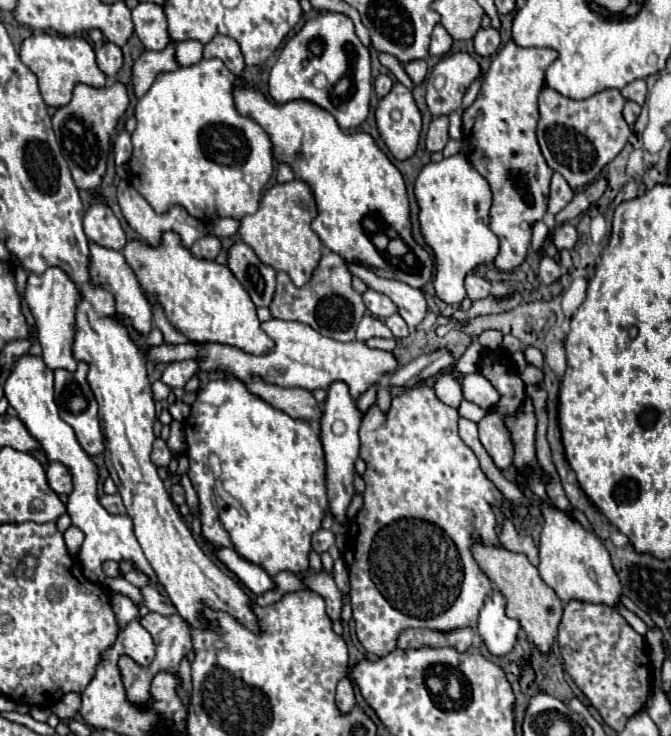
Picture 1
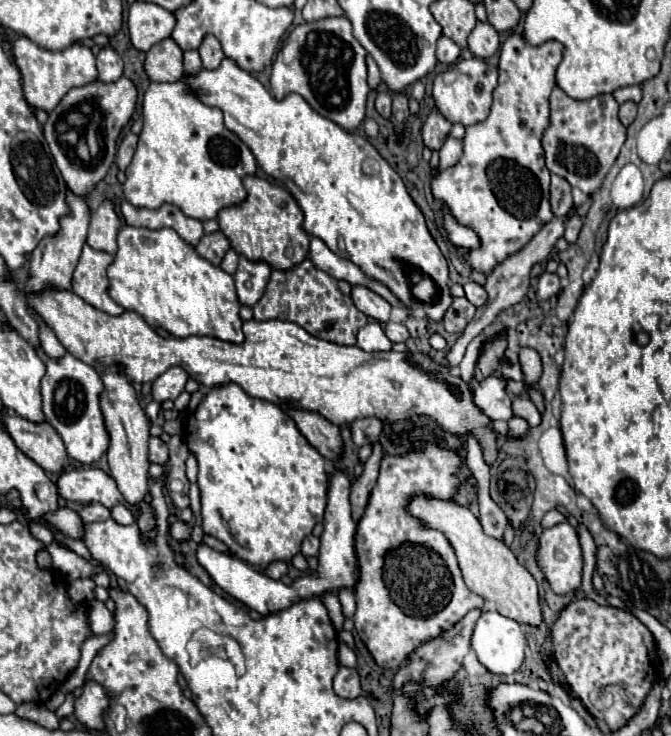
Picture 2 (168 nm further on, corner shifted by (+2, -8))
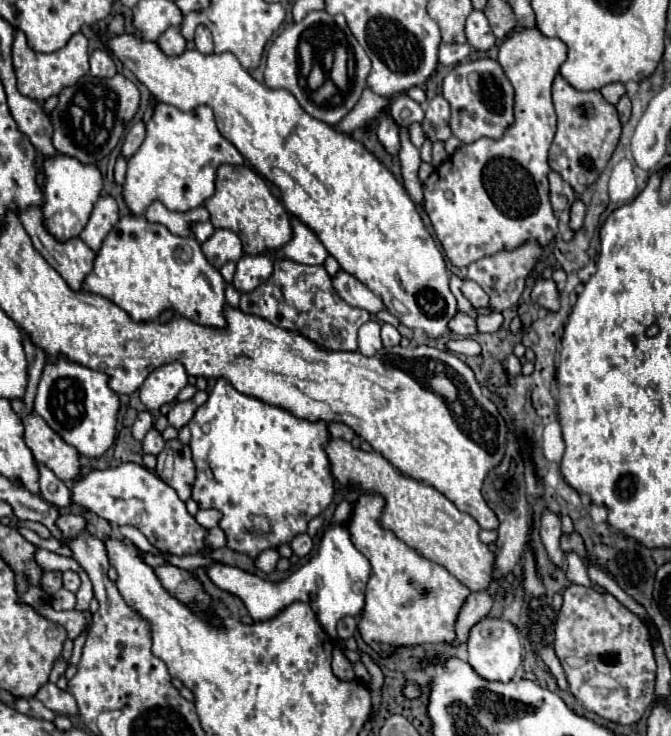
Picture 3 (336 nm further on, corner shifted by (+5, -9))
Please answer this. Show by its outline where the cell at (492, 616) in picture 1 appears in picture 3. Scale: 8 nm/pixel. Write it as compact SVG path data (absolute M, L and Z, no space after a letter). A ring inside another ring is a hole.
M485 617L483 621L479 621L467 639L467 651L469 651L469 659L467 663L475 669L475 673L479 673L479 677L487 679L487 681L501 681L507 683L515 677L517 669L521 667L521 639L517 629L513 627L513 623L503 621L503 619L493 619L493 617Z

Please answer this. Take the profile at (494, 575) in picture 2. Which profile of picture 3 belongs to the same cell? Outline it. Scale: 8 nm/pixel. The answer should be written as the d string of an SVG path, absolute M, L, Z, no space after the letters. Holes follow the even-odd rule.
M331 439L327 445L331 471L341 485L357 485L365 493L377 493L385 499L381 513L381 527L393 531L403 543L415 549L419 555L443 565L453 577L457 577L471 591L483 591L493 579L495 555L479 541L479 523L459 511L441 491L435 487L403 477L381 453L365 453L355 449L349 441Z

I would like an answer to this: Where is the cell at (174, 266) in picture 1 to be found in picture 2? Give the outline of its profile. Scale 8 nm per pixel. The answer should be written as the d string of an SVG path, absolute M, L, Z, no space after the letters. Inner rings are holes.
M122 226L118 232L118 252L114 256L114 264L108 268L110 278L110 296L126 310L138 312L152 328L164 328L176 338L188 336L210 336L232 344L242 344L246 338L242 332L240 318L240 300L234 288L234 280L230 274L212 266L208 260L200 258L196 250L186 244L172 228L148 230L136 226Z

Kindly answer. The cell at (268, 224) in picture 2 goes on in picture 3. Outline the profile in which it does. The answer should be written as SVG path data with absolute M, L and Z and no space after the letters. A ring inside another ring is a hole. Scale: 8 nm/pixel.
M221 165L215 177L215 193L203 205L211 213L215 229L229 229L241 235L243 251L249 255L259 255L263 251L275 253L293 235L287 209L271 195L265 179L247 165Z

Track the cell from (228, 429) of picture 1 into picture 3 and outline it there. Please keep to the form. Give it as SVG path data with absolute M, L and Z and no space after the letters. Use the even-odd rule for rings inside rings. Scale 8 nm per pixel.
M217 379L215 387L211 389L209 393L209 399L195 411L193 419L189 421L189 429L191 429L191 451L193 451L193 461L195 461L195 467L197 467L197 479L193 483L193 499L201 505L201 509L209 509L209 507L215 507L223 513L223 519L219 523L219 527L227 533L227 547L233 549L233 551L239 551L239 553L247 553L249 557L257 557L257 553L261 553L263 549L267 547L277 547L281 543L289 543L295 535L299 533L305 533L307 531L307 523L317 517L319 513L325 511L325 507L333 501L333 475L331 475L331 465L329 465L329 459L327 459L327 453L325 453L325 445L327 441L331 439L329 437L329 431L327 431L327 425L323 421L307 421L307 419L299 419L295 417L291 411L285 411L281 407L275 407L275 405L267 405L251 395L243 395L239 393L227 379ZM243 531L251 531L251 533L267 533L271 537L271 541L267 541L269 545L259 545L259 541L243 541Z

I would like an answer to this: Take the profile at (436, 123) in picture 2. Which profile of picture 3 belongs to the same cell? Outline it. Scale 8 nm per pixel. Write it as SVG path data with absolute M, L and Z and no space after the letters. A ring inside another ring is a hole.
M435 95L425 109L425 121L423 121L423 131L433 143L447 141L451 137L449 117L451 117L449 103L445 101L443 95Z

